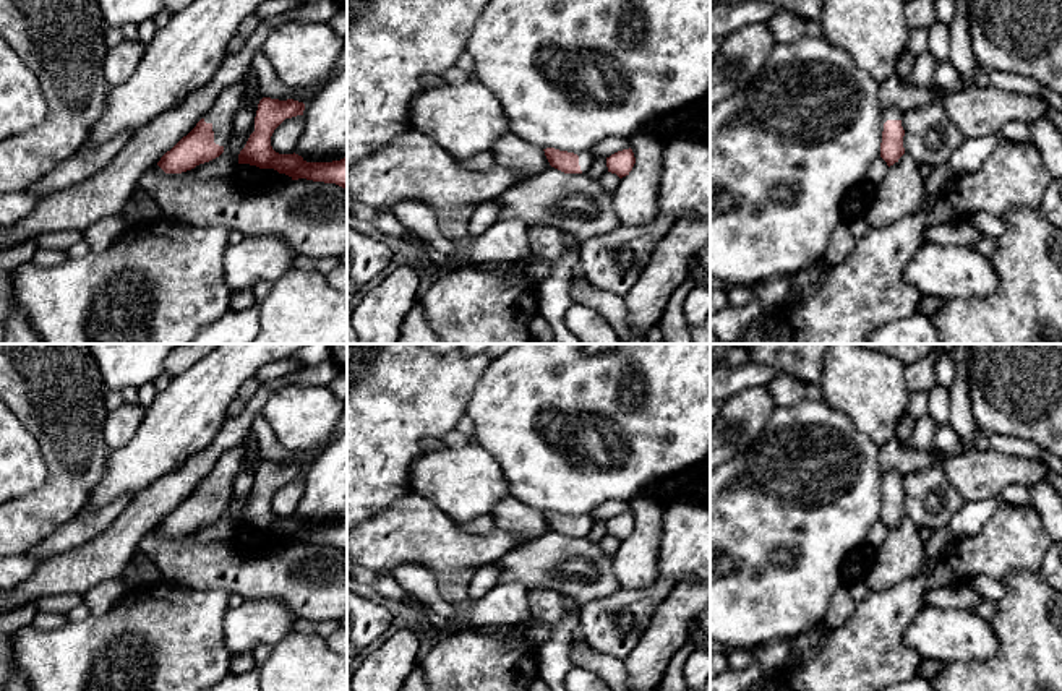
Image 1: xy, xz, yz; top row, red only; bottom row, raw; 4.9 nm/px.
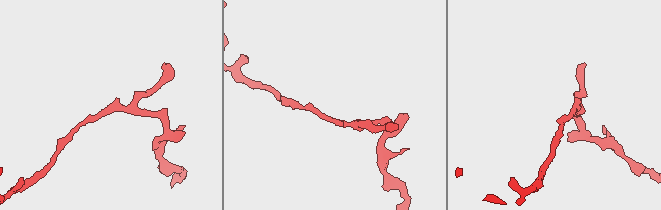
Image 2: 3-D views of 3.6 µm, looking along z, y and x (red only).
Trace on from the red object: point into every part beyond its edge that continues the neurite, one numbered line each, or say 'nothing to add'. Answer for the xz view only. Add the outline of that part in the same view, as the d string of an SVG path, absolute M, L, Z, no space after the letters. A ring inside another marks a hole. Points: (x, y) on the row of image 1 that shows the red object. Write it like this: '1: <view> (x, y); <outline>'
1: xz (586, 159); M579 151L579 152L574 152L574 154L579 156L579 165L580 165L582 174L587 174L589 169L592 167L592 164L593 164L593 159L595 159L592 156L592 152L590 151Z

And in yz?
1: yz (887, 114); M882 109L882 112L880 112L880 131L884 131L884 123L887 120L901 120L901 114L897 109Z

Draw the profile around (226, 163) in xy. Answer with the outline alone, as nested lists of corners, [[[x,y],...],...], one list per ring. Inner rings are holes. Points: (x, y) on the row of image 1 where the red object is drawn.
[[[255,127],[245,135],[230,135],[224,152],[204,164],[196,165],[190,172],[198,178],[212,178],[233,174],[233,169],[238,164],[238,154],[245,148],[250,135],[255,131]]]

